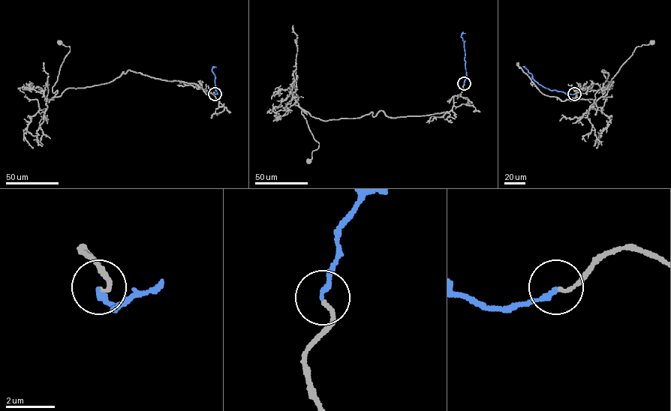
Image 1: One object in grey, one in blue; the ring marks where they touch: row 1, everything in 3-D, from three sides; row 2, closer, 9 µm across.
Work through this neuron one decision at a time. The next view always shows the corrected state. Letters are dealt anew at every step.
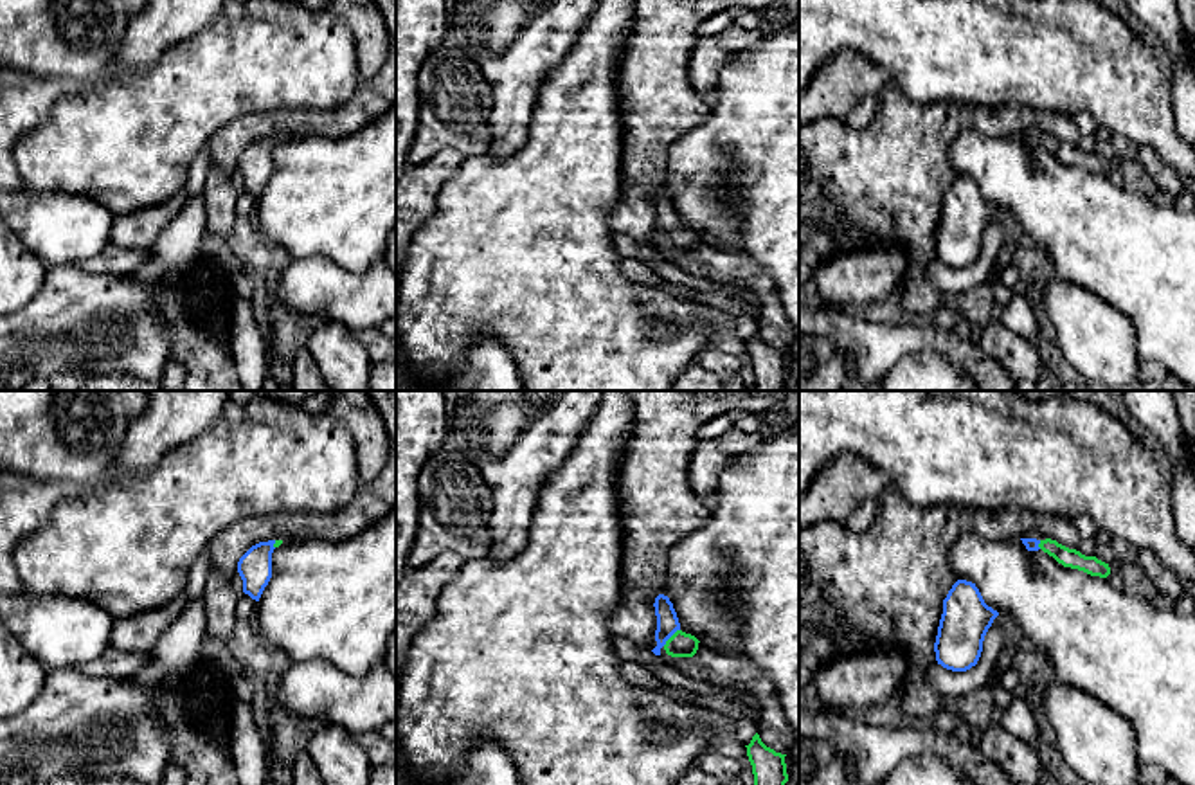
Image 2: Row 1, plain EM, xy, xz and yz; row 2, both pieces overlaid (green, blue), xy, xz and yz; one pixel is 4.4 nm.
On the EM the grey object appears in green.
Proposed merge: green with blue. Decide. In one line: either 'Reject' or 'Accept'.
Accept

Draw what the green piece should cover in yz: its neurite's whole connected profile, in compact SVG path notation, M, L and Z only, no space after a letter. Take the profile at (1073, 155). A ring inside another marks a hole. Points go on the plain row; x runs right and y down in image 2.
M1020 135L1028 148L1042 146L1049 153L1053 153L1064 164L1083 167L1091 173L1107 175L1110 171L1109 160L1098 157L1096 153L1085 153L1076 146L1069 146L1056 137L1046 135Z

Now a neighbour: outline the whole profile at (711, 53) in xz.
M734 23L718 34L698 38L689 58L691 85L700 94L716 90L723 67L736 54L756 47L765 38L765 31L765 27L743 29Z

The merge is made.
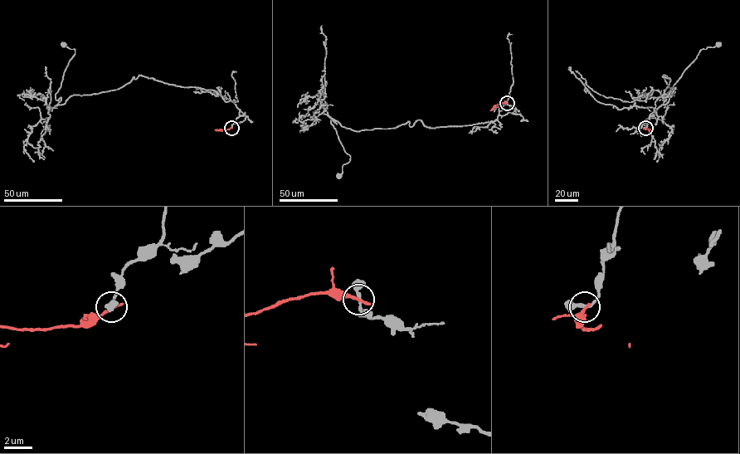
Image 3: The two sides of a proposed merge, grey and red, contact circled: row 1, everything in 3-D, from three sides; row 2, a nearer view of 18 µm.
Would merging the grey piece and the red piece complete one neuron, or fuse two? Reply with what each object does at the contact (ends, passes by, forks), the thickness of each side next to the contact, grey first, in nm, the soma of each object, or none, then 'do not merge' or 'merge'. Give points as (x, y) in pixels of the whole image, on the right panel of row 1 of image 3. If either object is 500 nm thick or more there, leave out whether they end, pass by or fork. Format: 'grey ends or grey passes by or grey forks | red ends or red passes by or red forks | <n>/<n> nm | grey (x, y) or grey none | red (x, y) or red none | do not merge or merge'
grey passes by | red ends | 220/240 nm | grey (718, 44) | red none | do not merge

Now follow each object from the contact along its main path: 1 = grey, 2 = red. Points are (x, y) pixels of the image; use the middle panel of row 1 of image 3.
1: (507, 103), (514, 111), (471, 125), (430, 128), (418, 120), (355, 131), (332, 119), (350, 156), (338, 175)
2: (507, 103), (496, 104), (490, 110)

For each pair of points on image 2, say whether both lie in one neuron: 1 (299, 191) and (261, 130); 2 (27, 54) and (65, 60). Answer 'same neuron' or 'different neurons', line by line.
1: different neurons
2: same neuron

